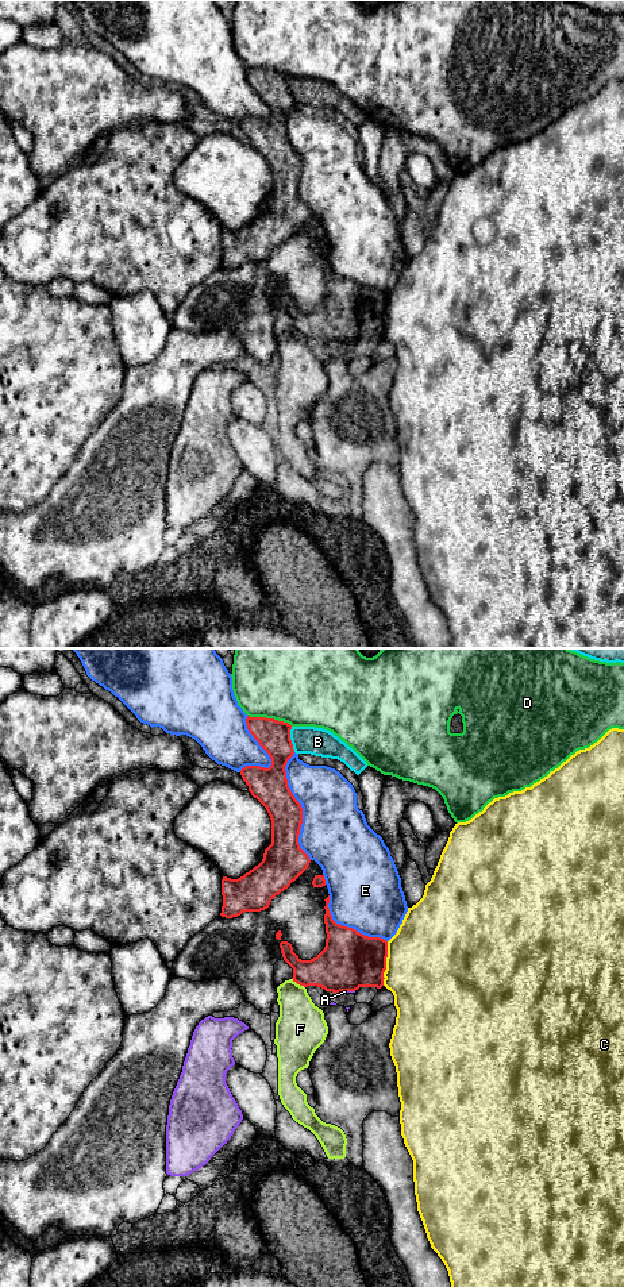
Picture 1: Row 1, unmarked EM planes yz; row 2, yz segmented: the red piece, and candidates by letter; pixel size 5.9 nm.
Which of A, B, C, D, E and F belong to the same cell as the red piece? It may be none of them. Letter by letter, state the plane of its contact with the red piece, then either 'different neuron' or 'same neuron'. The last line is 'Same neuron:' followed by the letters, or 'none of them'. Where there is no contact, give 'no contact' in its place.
A: yz | different neuron
B: yz | different neuron
C: yz | different neuron
D: yz | different neuron
E: yz | different neuron
F: yz | different neuron
Same neuron: none of them

